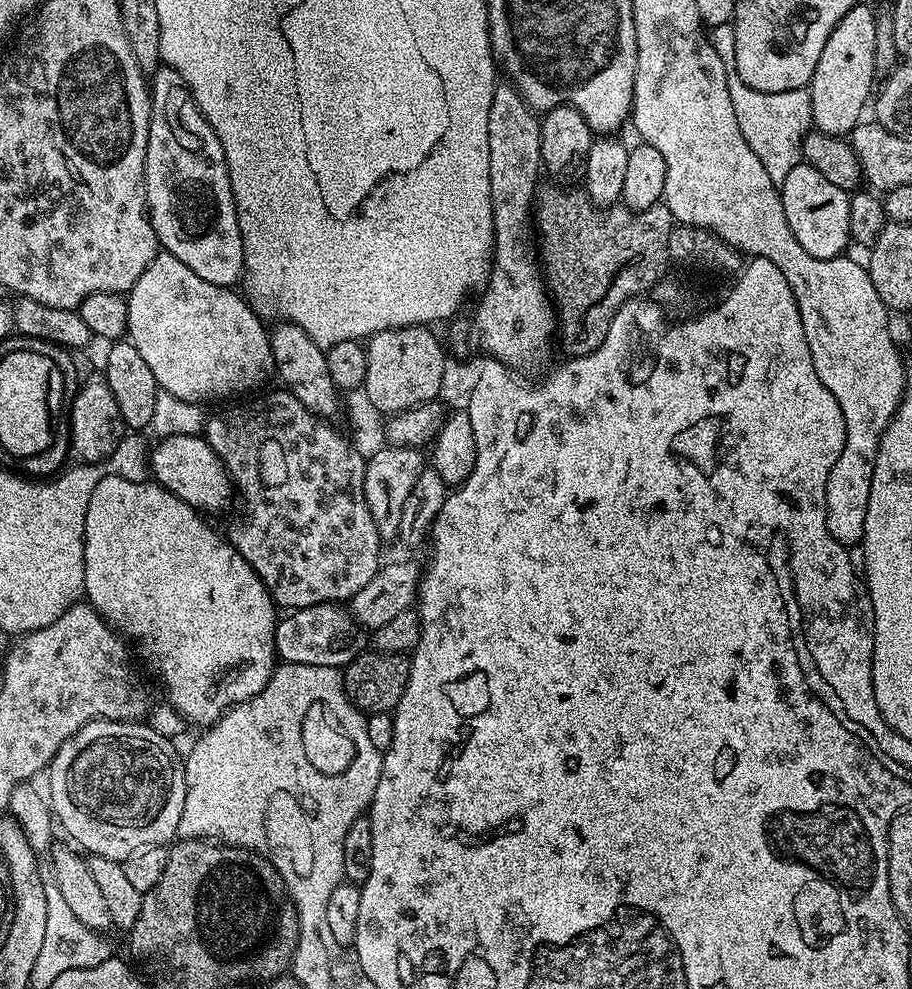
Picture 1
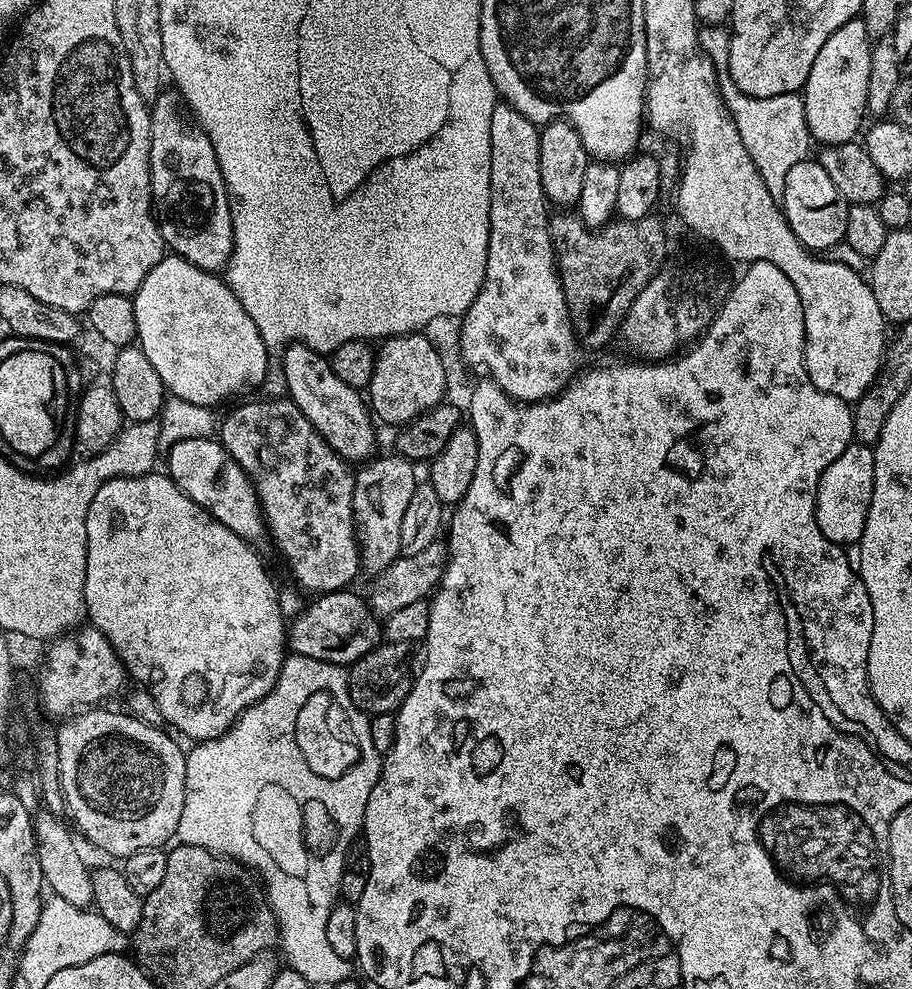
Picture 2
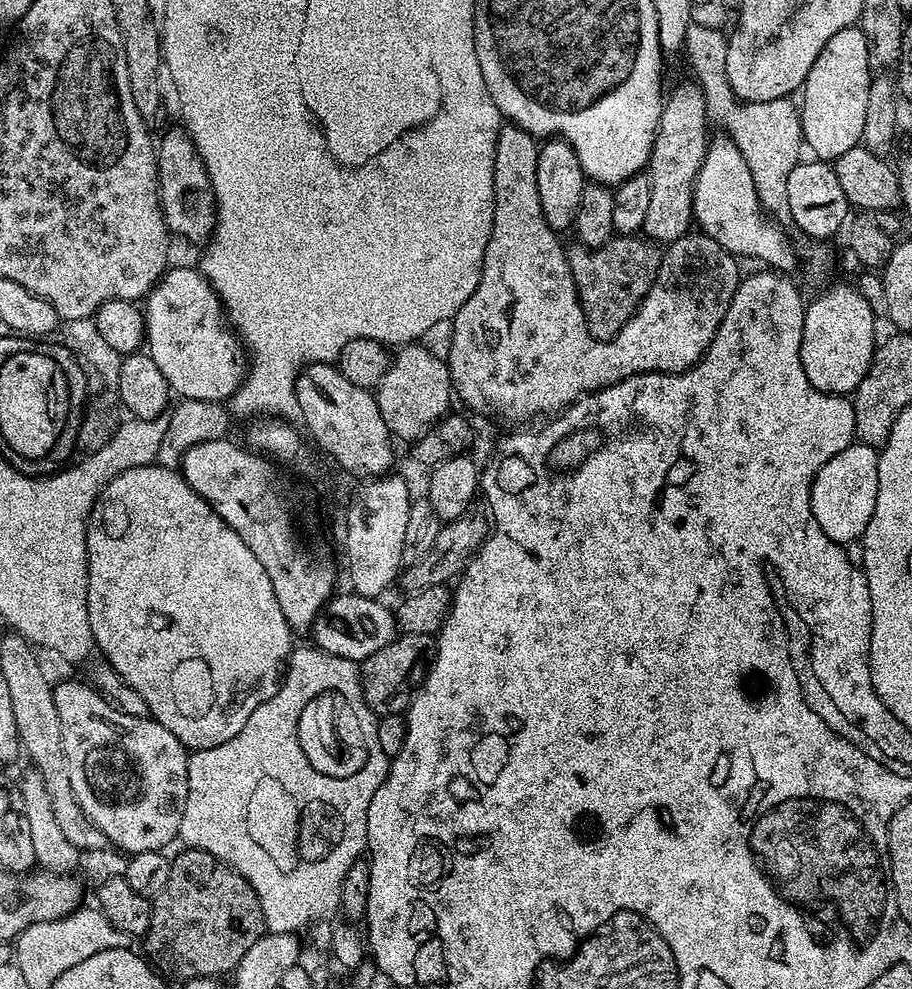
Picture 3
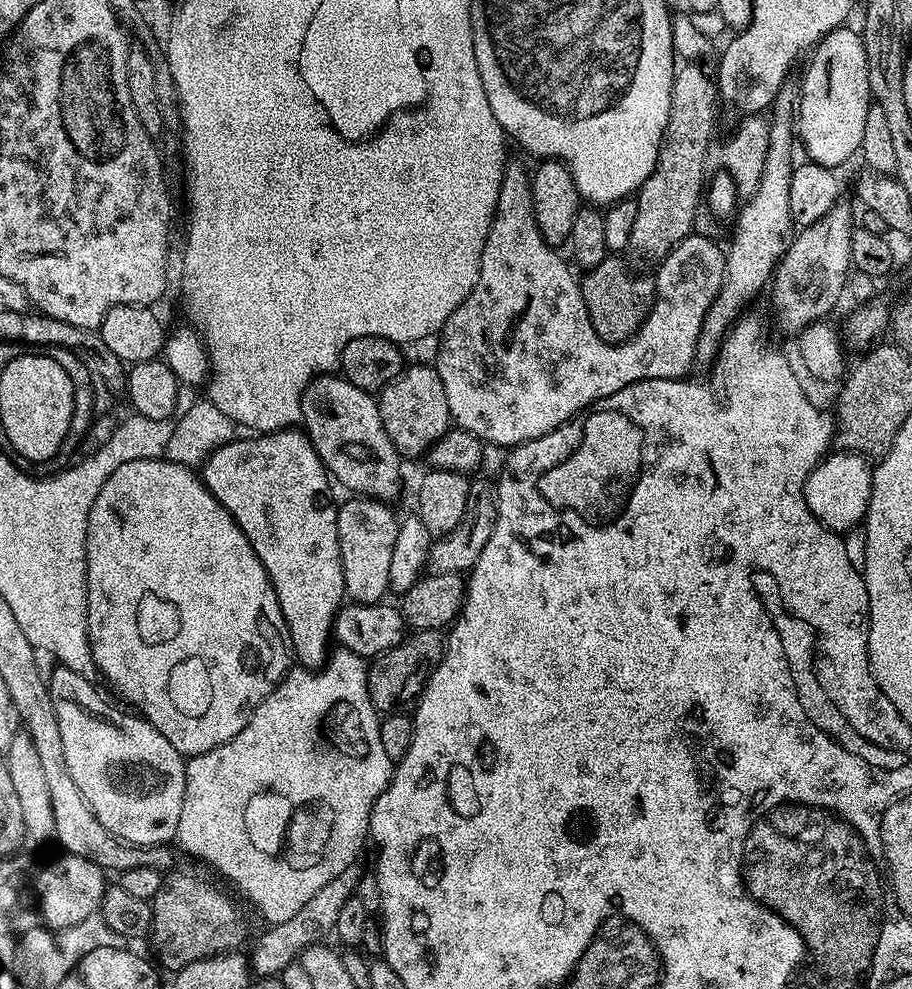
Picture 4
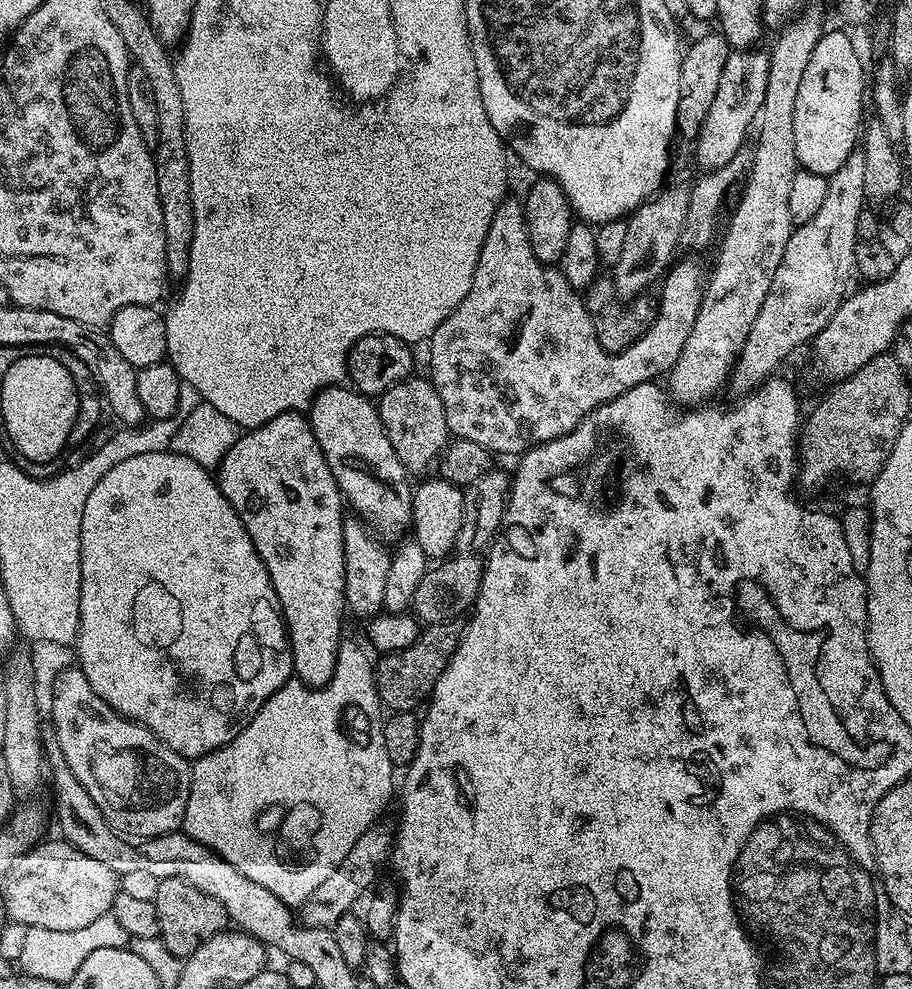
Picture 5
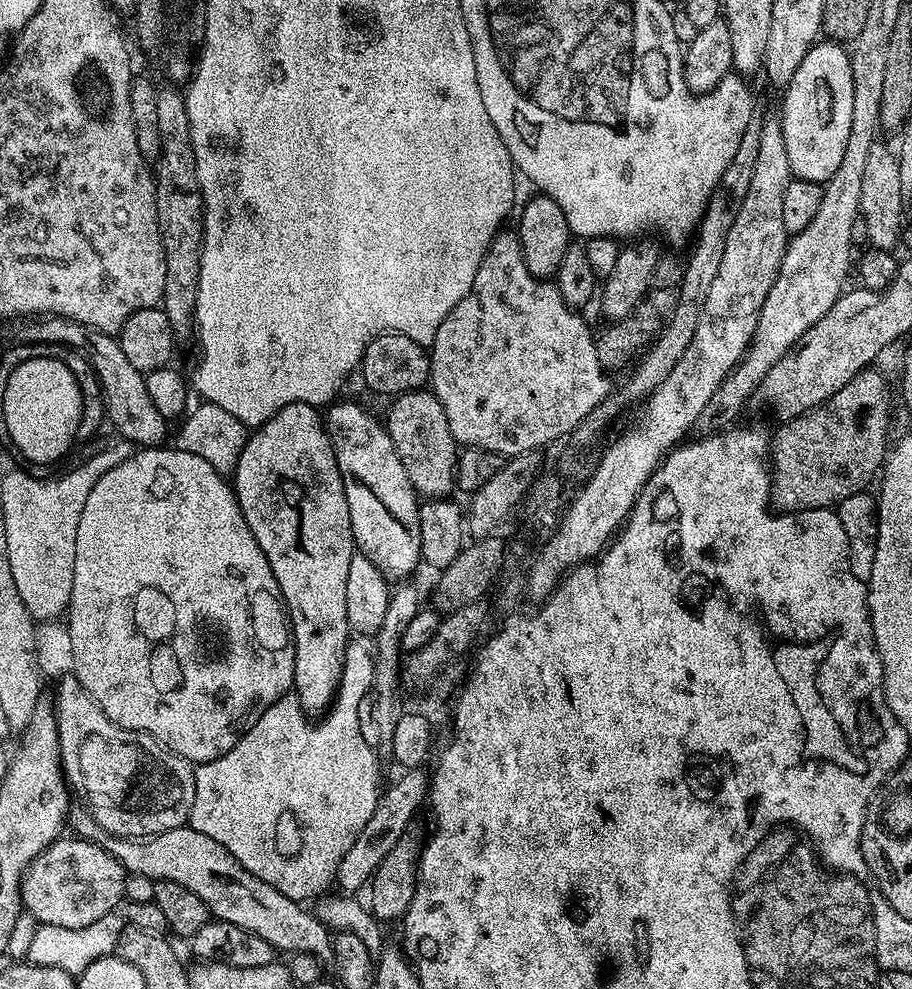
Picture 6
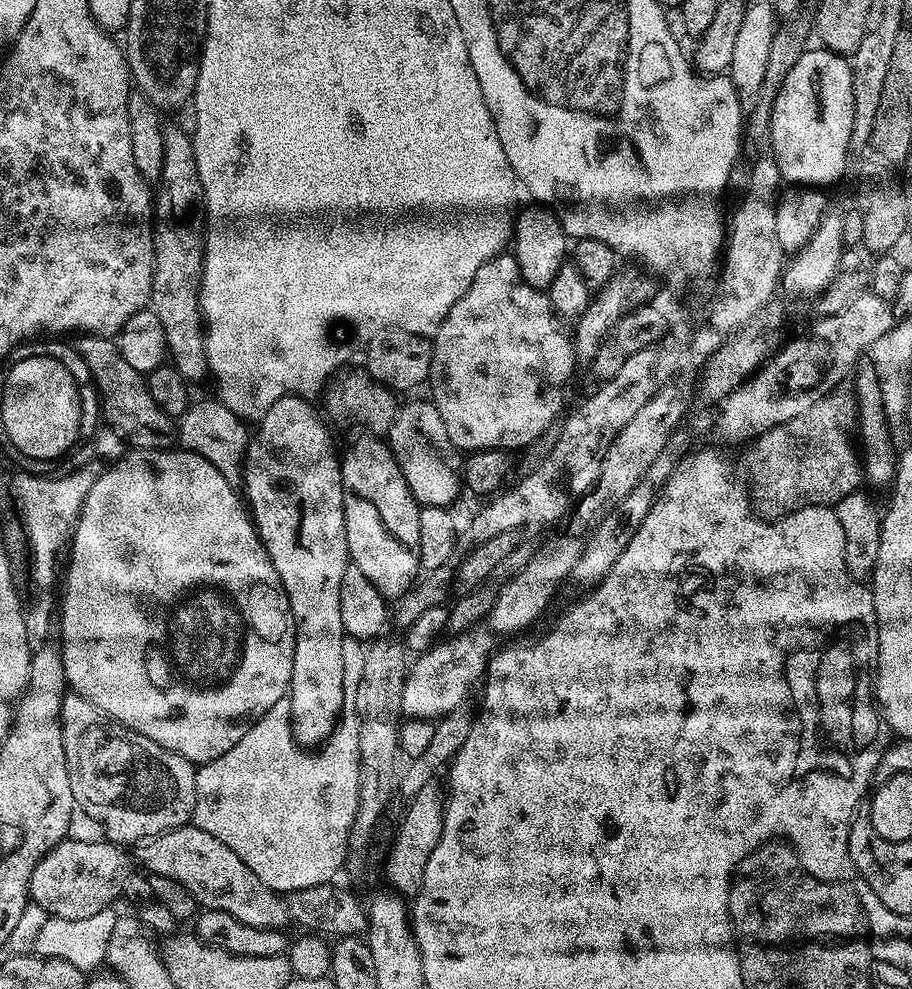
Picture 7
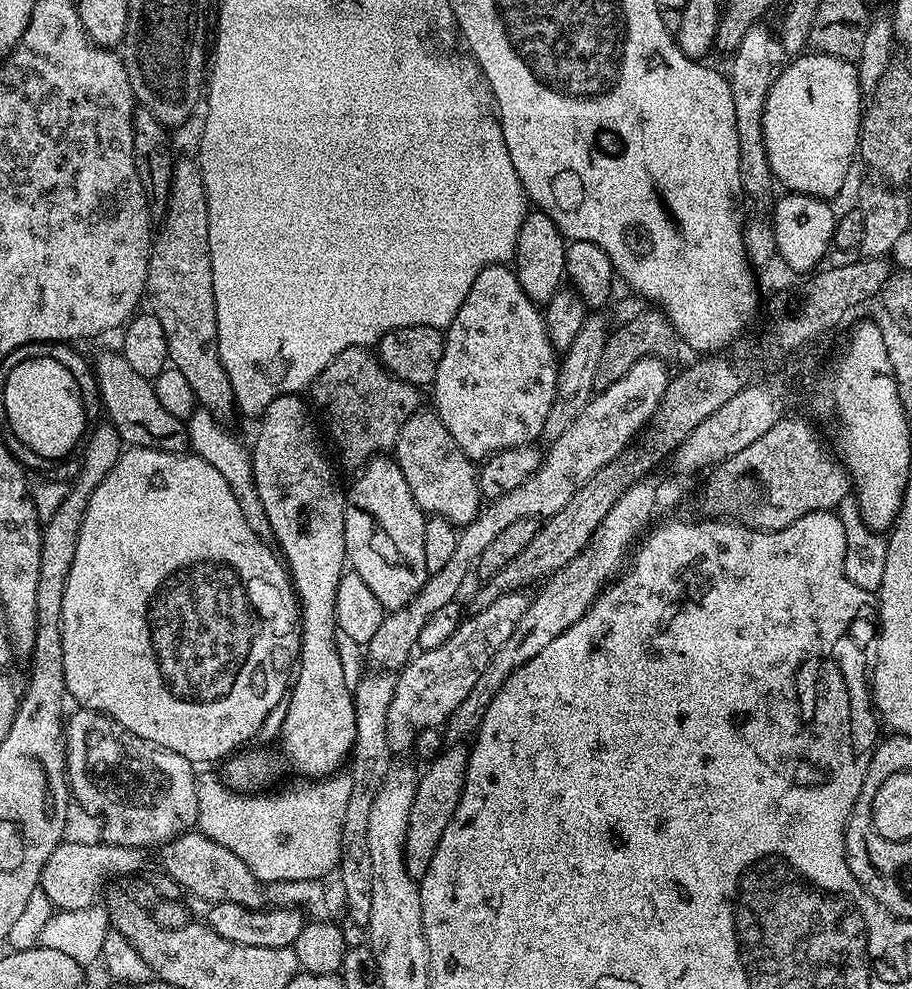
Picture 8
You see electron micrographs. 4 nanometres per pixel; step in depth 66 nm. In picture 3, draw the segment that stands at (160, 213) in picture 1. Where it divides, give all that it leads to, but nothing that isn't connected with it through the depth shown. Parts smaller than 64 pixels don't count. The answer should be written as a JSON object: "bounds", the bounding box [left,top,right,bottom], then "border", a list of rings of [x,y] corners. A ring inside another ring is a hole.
{"bounds":[156,126,216,244],"border":[[[177,126],[172,128],[164,137],[159,137],[158,147],[156,150],[156,169],[160,175],[160,209],[164,211],[164,221],[168,227],[169,233],[173,237],[181,236],[184,240],[196,244],[207,242],[212,239],[212,231],[216,229],[216,199],[212,183],[208,177],[206,166],[198,154],[198,150],[191,136],[183,127]]]}

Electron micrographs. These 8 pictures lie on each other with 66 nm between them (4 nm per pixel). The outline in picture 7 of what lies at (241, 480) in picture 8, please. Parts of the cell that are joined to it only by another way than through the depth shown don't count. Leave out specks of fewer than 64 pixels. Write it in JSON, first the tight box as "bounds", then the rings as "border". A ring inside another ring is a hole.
{"bounds":[178,399,250,486],"border":[[[211,399],[189,403],[186,411],[178,417],[178,444],[183,451],[206,458],[206,462],[210,462],[210,466],[226,478],[226,482],[236,486],[241,483],[244,474],[244,455],[248,452],[250,428],[219,399]]]}

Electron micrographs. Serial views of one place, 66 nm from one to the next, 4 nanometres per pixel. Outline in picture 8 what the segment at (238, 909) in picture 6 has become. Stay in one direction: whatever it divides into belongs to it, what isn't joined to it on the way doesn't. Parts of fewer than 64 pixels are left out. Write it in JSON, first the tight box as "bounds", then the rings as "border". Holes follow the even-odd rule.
{"bounds":[159,830,262,908],"border":[[[199,830],[184,832],[159,849],[159,867],[178,882],[185,893],[193,892],[200,900],[208,900],[209,905],[218,902],[238,902],[247,908],[259,908],[262,904],[262,884],[256,875],[226,846],[218,846],[206,838]]]}

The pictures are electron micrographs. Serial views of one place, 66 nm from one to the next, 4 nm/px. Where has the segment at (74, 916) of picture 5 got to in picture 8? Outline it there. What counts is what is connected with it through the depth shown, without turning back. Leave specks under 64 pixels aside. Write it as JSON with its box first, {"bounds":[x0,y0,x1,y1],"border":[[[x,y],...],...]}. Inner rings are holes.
{"bounds":[40,842,141,910],"border":[[[61,842],[46,858],[46,866],[40,875],[40,886],[56,910],[82,910],[101,899],[100,887],[104,884],[104,875],[131,877],[139,873],[141,849],[127,848],[117,844],[68,844]]]}

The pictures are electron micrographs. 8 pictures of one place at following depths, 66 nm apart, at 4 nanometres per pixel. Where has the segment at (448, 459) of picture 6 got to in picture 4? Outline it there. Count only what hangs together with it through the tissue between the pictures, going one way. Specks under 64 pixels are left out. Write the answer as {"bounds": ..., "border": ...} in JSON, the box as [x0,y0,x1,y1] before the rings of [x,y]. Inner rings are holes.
{"bounds":[378,364,450,457],"border":[[[424,364],[405,367],[395,380],[380,389],[378,403],[382,426],[401,457],[423,457],[433,442],[442,438],[450,427],[450,406],[446,402],[446,390],[442,390],[442,378],[435,367],[428,365],[427,368]]]}

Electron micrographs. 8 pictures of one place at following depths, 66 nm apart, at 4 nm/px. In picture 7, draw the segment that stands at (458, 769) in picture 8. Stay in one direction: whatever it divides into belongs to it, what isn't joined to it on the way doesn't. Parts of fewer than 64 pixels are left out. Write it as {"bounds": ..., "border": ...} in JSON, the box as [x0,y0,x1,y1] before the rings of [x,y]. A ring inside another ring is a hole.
{"bounds":[384,781,446,898],"border":[[[432,781],[422,788],[418,794],[409,799],[408,810],[405,812],[400,826],[394,836],[394,842],[390,848],[390,855],[386,858],[384,872],[388,885],[397,895],[404,898],[414,898],[420,892],[422,881],[425,878],[426,865],[433,854],[435,846],[441,841],[442,826],[444,825],[444,806],[446,803],[441,785]]]}

